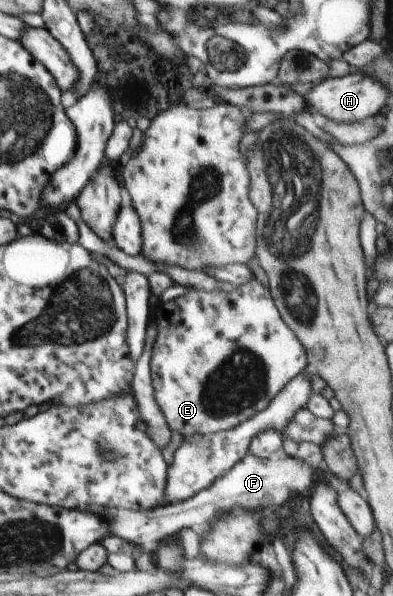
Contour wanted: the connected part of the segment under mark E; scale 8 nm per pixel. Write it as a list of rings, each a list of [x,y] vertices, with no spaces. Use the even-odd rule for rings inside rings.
[[[255,278],[231,293],[191,288],[177,302],[183,308],[181,312],[165,310],[159,299],[152,312],[156,339],[144,362],[152,376],[155,400],[173,432],[184,437],[208,437],[235,428],[265,410],[290,380],[309,368],[301,341],[281,318],[270,290]]]

